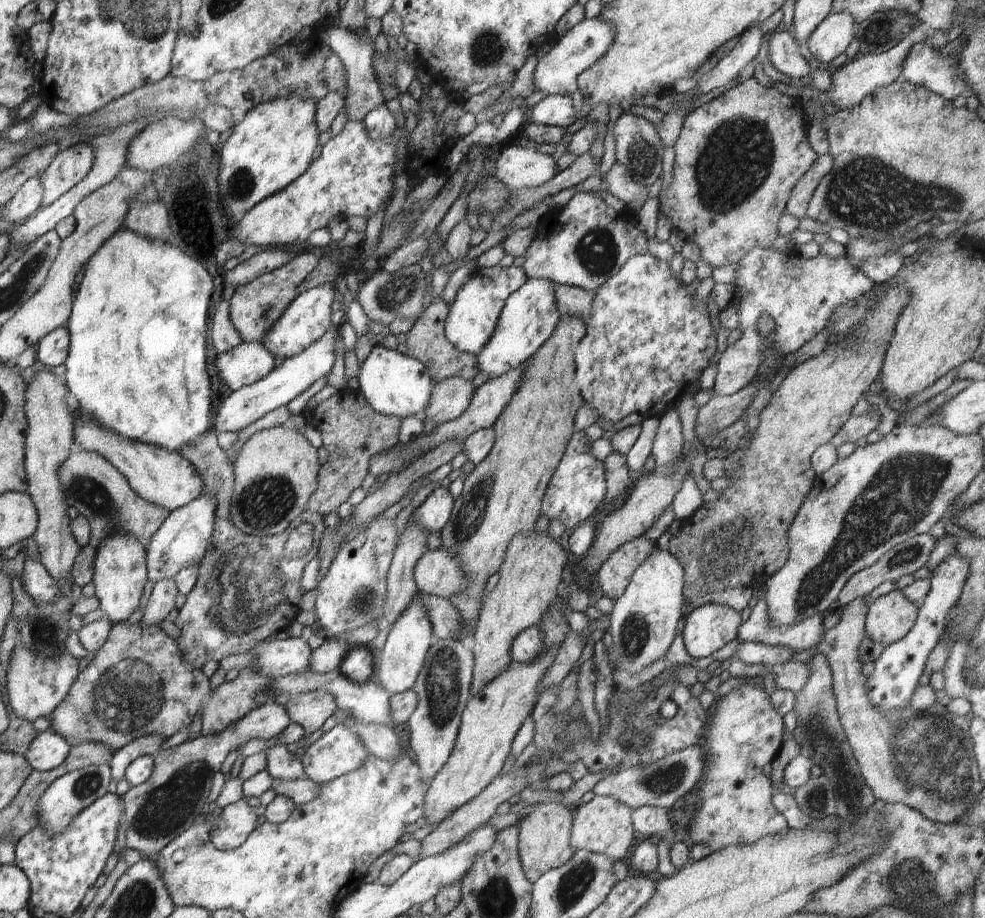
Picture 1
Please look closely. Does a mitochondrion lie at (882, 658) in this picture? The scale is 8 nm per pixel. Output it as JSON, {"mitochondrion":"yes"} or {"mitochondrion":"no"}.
{"mitochondrion":"no"}

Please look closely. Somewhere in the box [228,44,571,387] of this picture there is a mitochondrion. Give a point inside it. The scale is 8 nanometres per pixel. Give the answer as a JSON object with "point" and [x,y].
{"point":[398,292]}

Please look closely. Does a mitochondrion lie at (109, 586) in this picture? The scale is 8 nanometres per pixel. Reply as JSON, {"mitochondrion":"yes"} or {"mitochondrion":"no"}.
{"mitochondrion":"no"}

